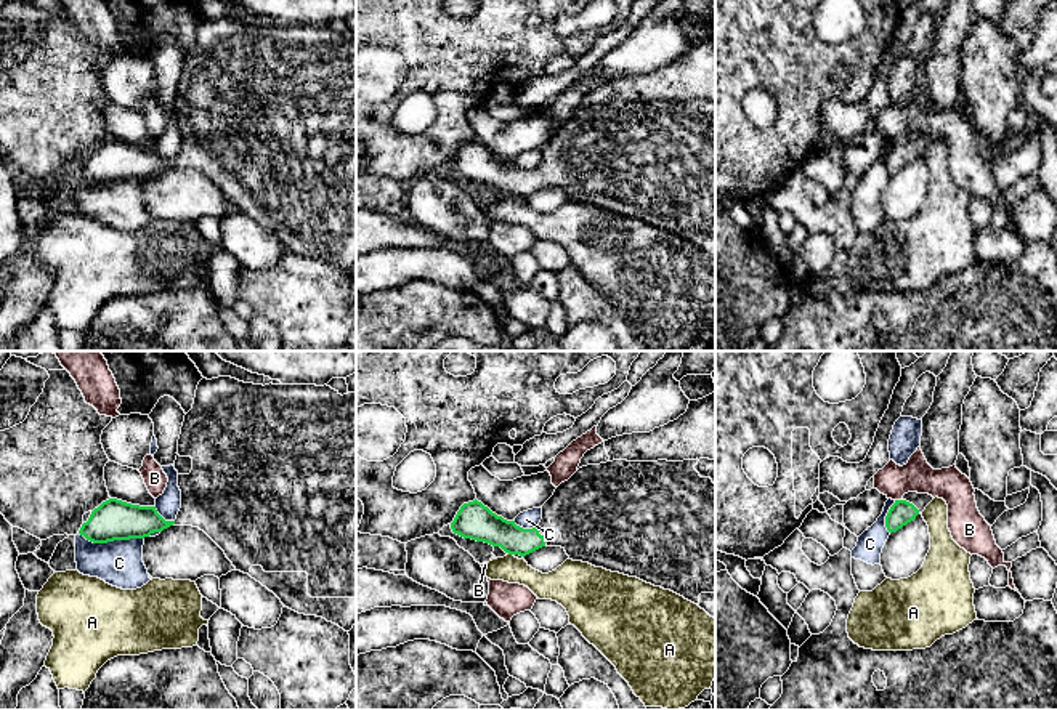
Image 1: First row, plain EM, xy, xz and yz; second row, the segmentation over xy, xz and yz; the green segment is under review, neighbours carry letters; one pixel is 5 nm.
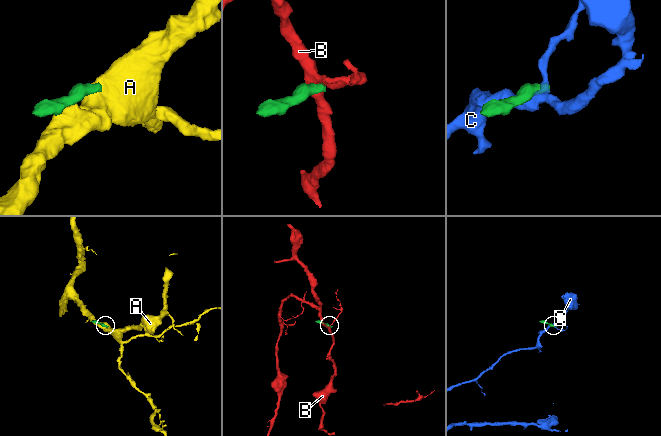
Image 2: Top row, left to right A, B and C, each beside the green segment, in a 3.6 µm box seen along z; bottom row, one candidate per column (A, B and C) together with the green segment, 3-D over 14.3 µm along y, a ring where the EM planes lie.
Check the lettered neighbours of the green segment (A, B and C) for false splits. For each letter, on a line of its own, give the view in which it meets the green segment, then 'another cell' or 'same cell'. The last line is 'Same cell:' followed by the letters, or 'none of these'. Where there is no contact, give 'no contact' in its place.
A: contact in xz; another cell
B: contact in yz; another cell
C: contact in xy; another cell
Same cell: none of these

